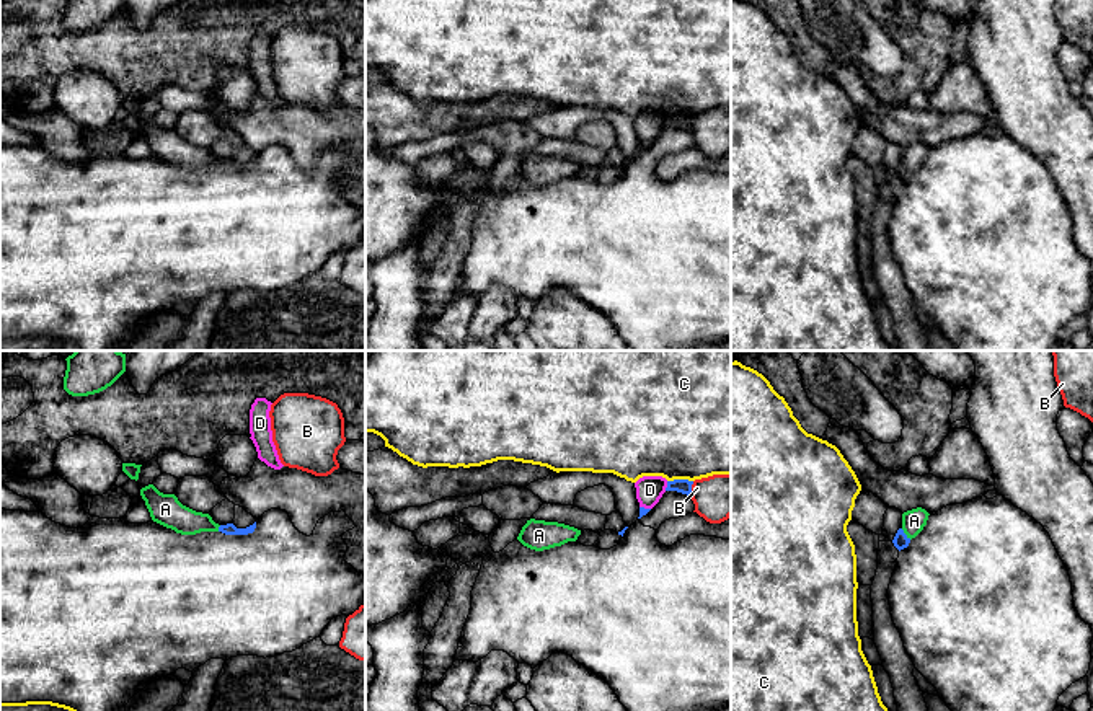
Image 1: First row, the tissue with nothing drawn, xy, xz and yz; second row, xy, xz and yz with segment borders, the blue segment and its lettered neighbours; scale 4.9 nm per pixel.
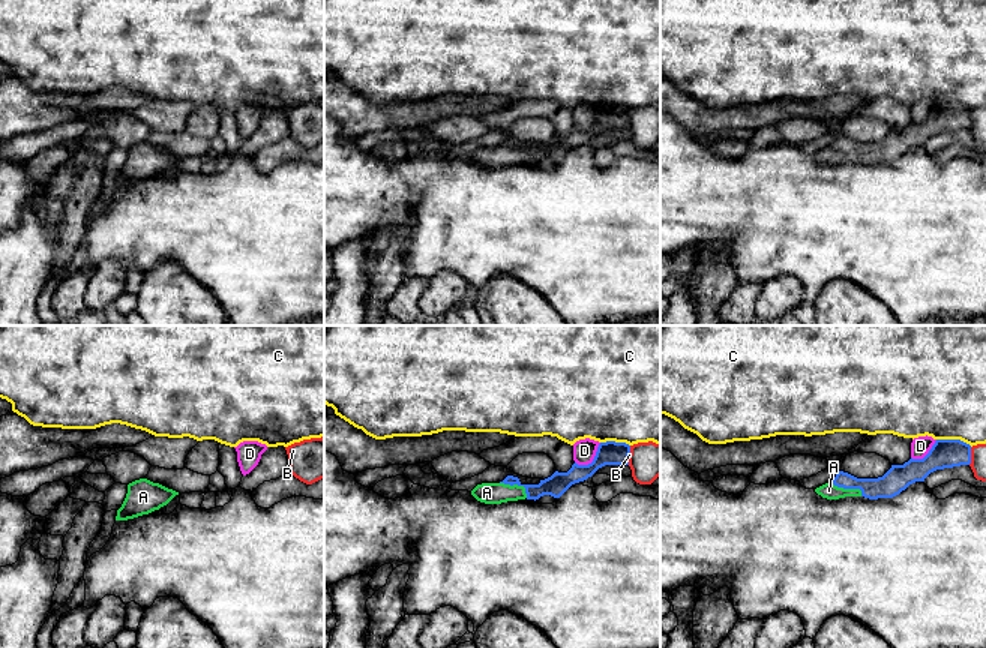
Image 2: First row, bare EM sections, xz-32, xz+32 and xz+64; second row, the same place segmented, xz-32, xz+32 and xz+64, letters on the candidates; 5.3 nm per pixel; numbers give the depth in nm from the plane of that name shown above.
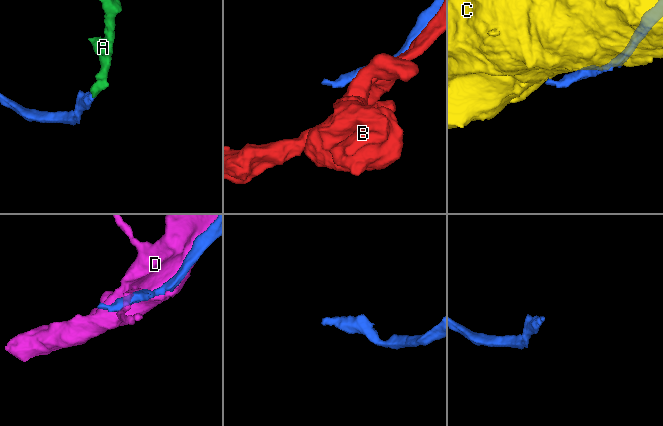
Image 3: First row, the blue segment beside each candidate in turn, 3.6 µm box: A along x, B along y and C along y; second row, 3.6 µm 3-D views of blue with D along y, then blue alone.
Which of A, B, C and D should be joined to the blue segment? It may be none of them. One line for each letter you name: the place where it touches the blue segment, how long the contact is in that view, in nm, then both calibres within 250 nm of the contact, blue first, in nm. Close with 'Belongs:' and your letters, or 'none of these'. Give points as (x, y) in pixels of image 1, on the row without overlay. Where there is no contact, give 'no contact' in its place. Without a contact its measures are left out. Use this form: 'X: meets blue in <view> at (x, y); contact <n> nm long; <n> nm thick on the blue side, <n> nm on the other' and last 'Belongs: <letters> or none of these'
A: meets blue in yz at (904, 168); contact 80 nm long; 70 nm thick on the blue side, 120 nm on the other
Belongs: A

